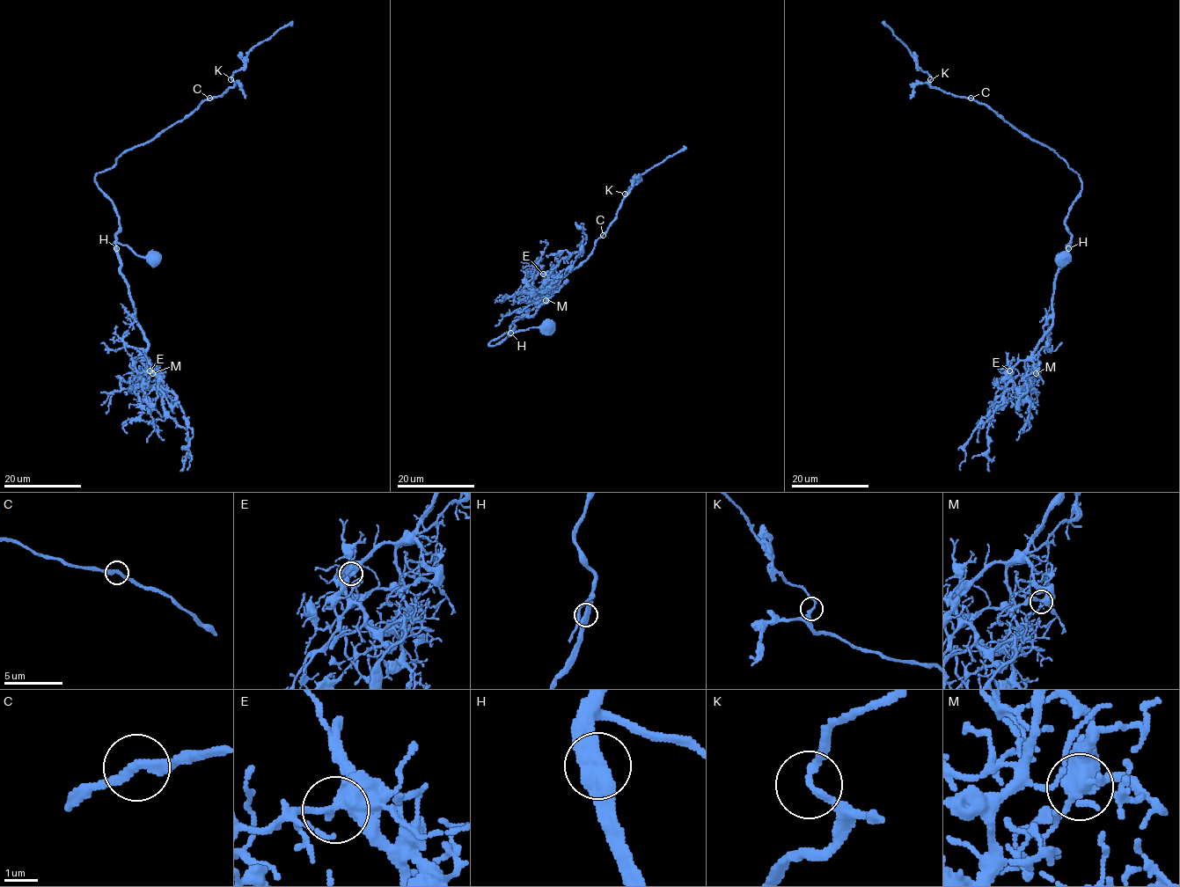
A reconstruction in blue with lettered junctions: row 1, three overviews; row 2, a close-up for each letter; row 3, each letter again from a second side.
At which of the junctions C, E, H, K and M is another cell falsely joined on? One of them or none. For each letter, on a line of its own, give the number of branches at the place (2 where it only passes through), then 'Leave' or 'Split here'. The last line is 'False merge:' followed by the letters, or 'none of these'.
C: Branches: 2. Leave
E: Branches: 2. Leave
H: Branches: 2. Leave
K: Branches: 2. Leave
M: Branches: 3. Leave
False merge: none of these

